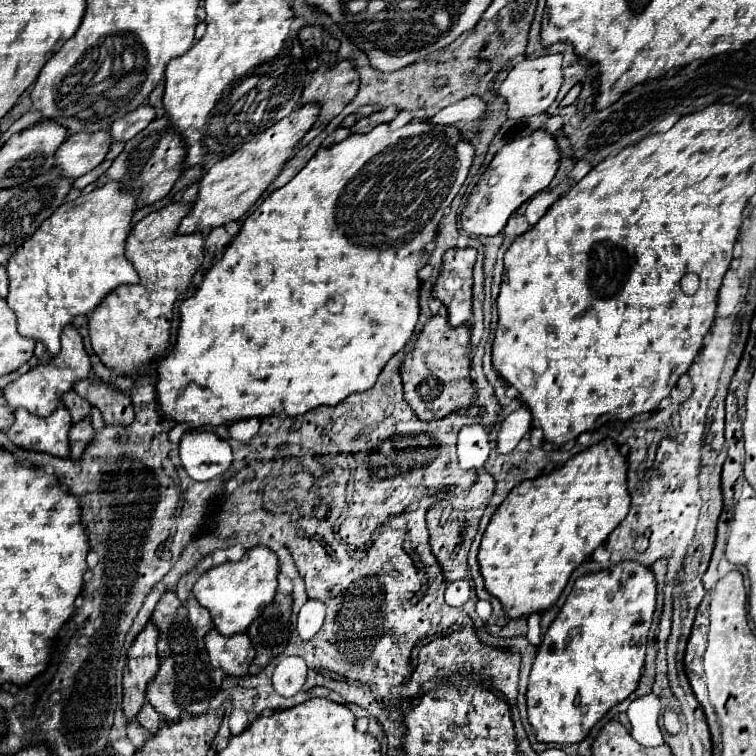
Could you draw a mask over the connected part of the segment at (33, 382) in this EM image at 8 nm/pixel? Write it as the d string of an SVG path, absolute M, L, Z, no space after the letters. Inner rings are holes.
M69 325L63 331L63 337L61 337L61 353L57 357L53 357L49 363L37 365L37 367L29 369L25 375L21 375L19 379L11 381L3 389L3 395L5 395L5 399L7 399L7 403L9 403L11 409L25 407L27 411L31 411L35 415L47 417L49 413L53 413L63 403L63 395L69 393L79 379L89 377L89 375L91 375L89 355L87 355L87 351L83 347L79 331L73 325Z

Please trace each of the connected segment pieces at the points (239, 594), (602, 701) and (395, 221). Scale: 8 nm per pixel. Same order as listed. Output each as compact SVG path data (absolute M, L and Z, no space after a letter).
M267 547L247 549L245 555L237 563L223 563L219 567L211 567L193 587L193 595L197 601L209 609L215 629L221 635L237 635L245 633L251 621L255 621L263 609L269 605L277 593L277 575L279 575L279 559Z
M623 561L575 581L565 605L537 647L529 677L527 713L537 741L579 743L615 703L635 691L655 605L655 575L651 567L637 561Z
M411 121L397 131L391 131L385 123L373 127L365 135L349 135L337 145L321 147L287 185L273 191L245 219L239 235L229 243L223 257L205 273L205 279L193 299L185 299L179 305L181 325L177 329L177 343L171 353L159 361L157 369L157 393L163 415L191 427L223 425L249 417L269 417L281 411L289 417L297 417L319 405L337 405L351 393L371 389L385 363L401 351L415 333L419 317L419 269L429 259L427 243L435 239L443 211L451 205L465 183L473 155L473 145L461 137L461 131L455 125L433 125L431 121Z

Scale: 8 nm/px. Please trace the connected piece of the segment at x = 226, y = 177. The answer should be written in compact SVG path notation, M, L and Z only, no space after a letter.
M307 103L295 109L289 117L277 121L277 125L265 131L261 139L253 139L245 143L239 151L215 163L201 179L197 201L193 203L191 213L181 221L179 235L189 235L197 231L203 233L205 229L215 229L215 227L227 225L229 221L241 219L253 207L253 203L261 197L261 193L269 187L269 183L279 175L285 161L291 157L293 147L311 129L317 115L319 115L319 105Z

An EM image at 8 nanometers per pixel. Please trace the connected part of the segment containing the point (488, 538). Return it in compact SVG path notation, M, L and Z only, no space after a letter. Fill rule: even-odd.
M605 439L589 449L573 455L565 465L555 467L551 473L535 477L535 481L523 481L509 491L509 497L501 503L501 509L491 517L479 547L479 569L485 579L485 589L495 595L509 617L527 617L549 609L567 585L569 575L581 565L621 523L629 511L627 491L627 457L619 453L619 445L613 439Z

